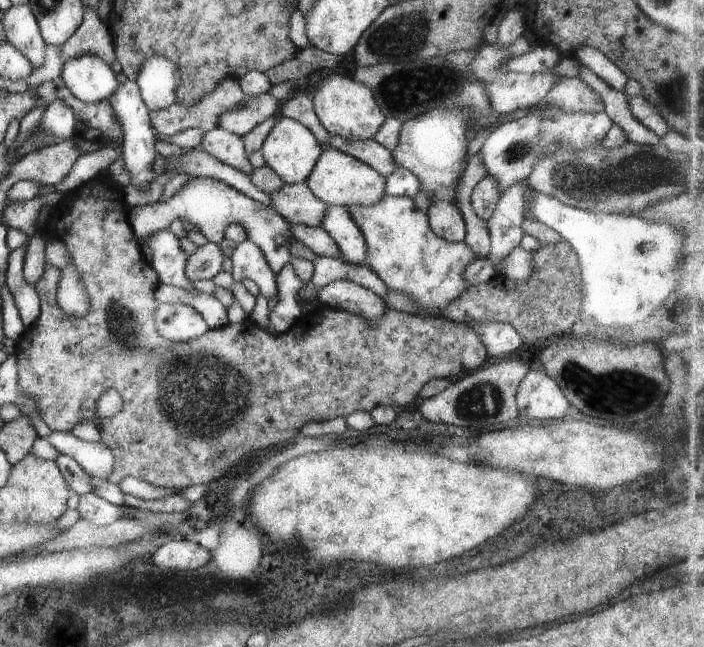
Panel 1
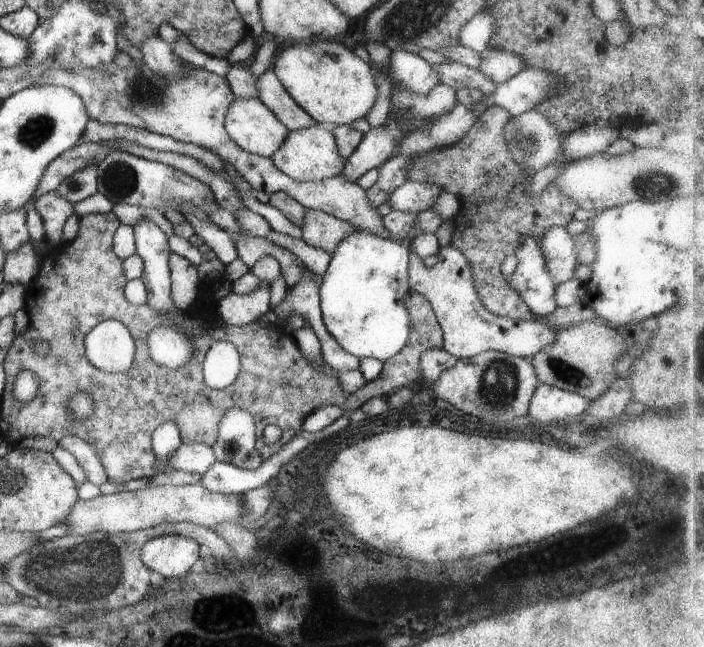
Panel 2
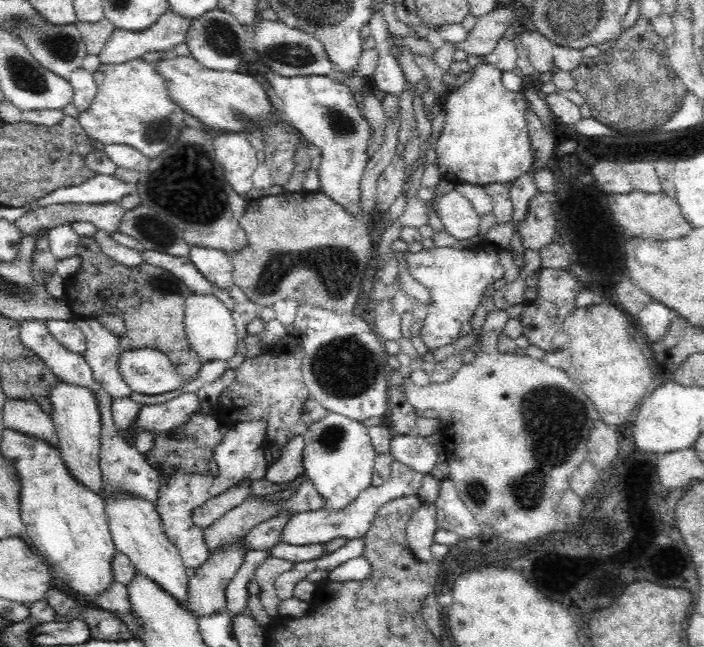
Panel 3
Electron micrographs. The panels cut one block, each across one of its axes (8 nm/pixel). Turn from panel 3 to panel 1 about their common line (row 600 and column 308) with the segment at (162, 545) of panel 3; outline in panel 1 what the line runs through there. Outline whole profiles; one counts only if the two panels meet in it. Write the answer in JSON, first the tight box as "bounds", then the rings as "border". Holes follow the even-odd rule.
{"bounds":[304,148,385,206],"border":[[[333,148],[323,149],[304,184],[321,202],[331,206],[371,205],[384,196],[385,177],[359,160]]]}

